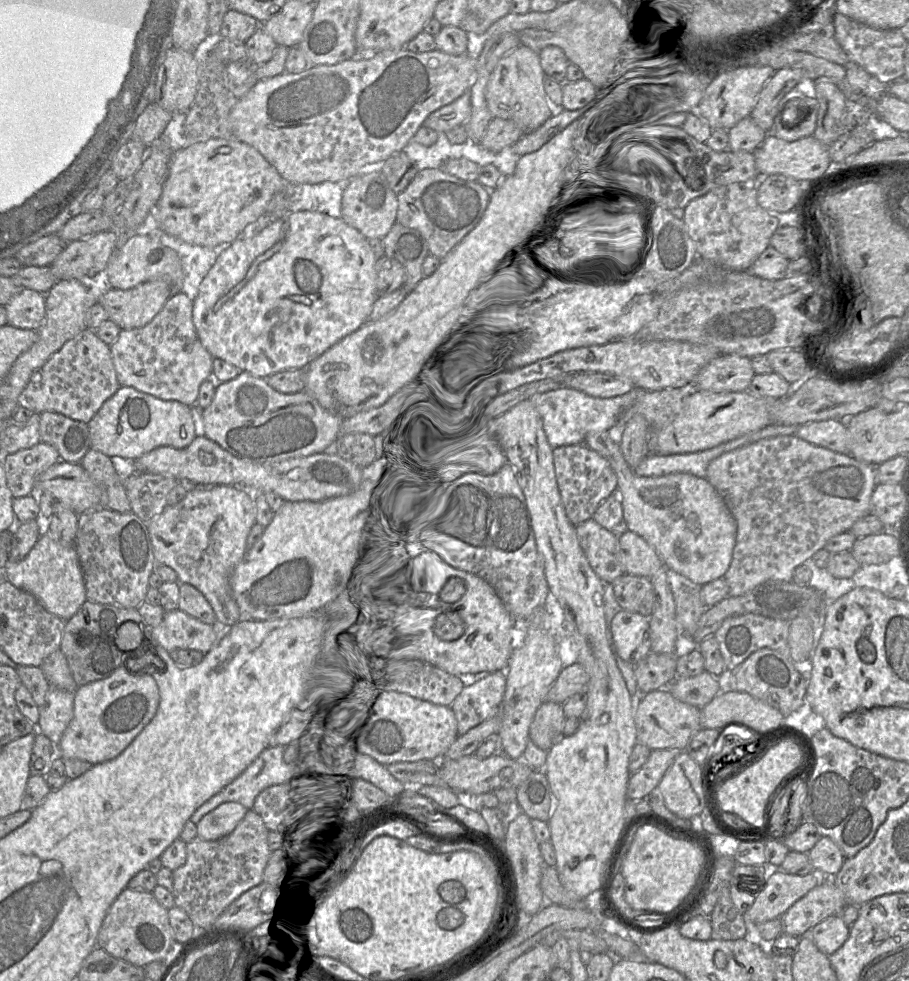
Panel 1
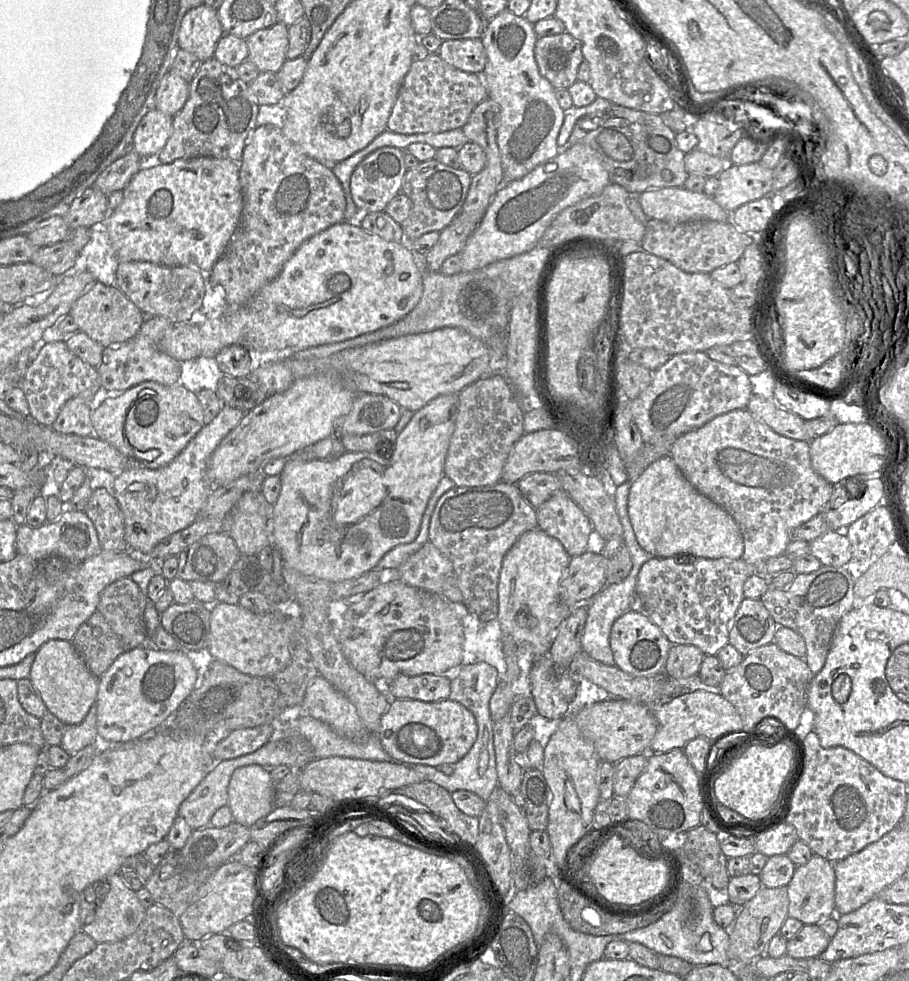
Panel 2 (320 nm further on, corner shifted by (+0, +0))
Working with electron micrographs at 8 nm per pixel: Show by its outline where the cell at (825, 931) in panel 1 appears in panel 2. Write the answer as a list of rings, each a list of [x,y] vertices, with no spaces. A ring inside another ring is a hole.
[[[818,924],[804,925],[787,941],[786,955],[796,959],[817,958],[826,950],[830,939]]]

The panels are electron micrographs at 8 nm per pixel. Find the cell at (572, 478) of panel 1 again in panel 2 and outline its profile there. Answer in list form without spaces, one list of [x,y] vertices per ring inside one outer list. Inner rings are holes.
[[[545,472],[526,475],[518,481],[517,486],[525,499],[536,509],[553,495],[563,491],[556,474]]]

